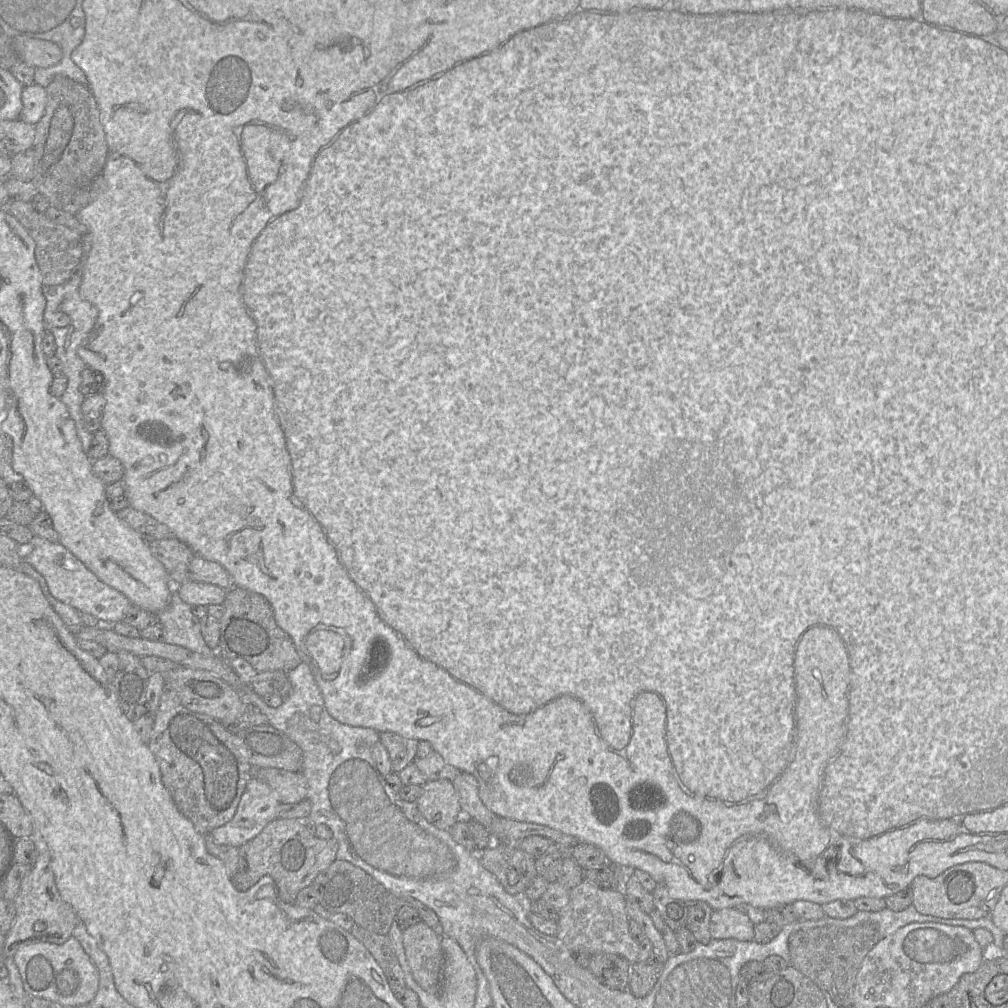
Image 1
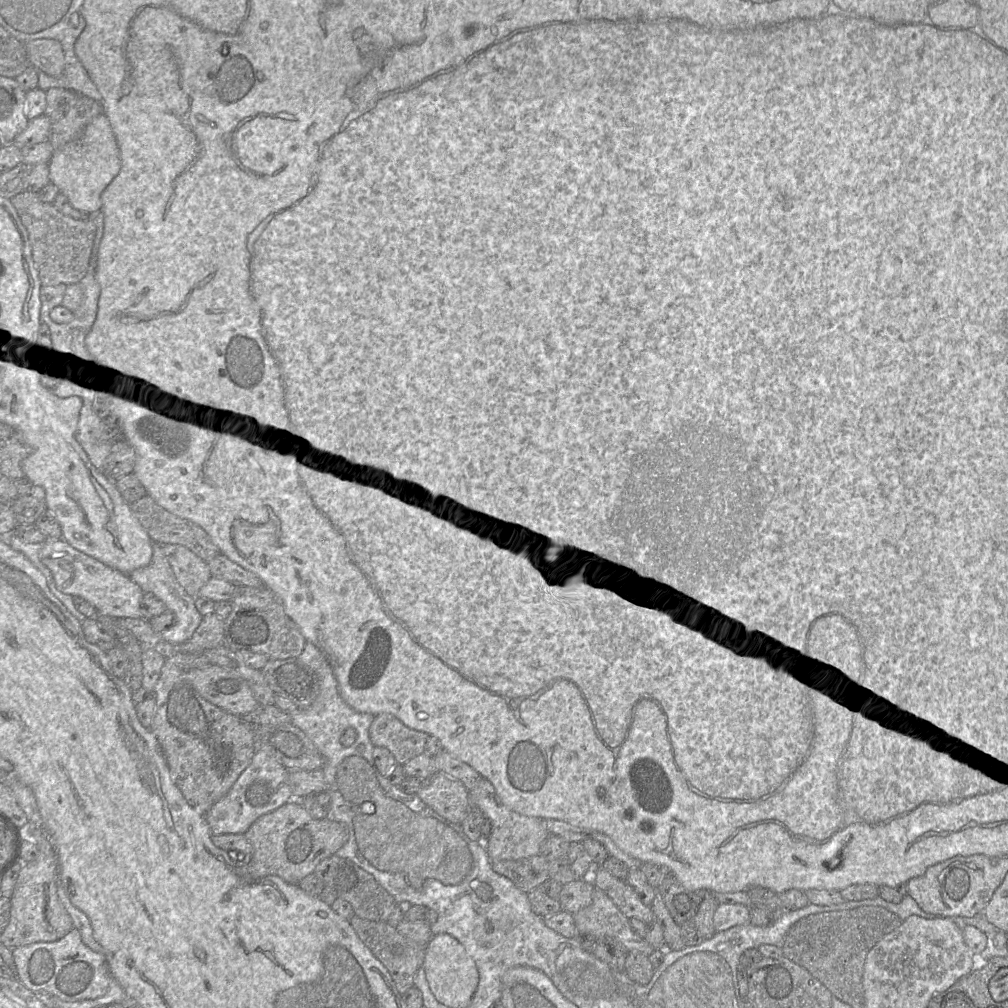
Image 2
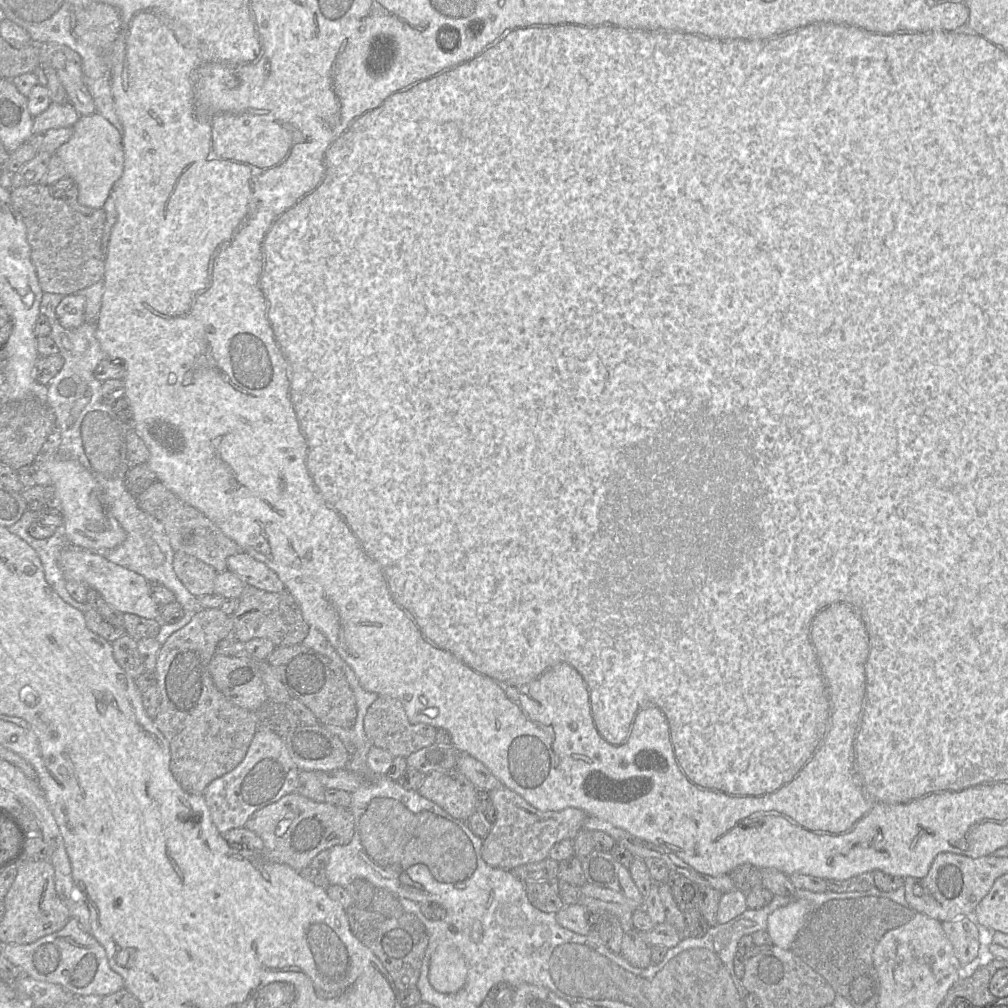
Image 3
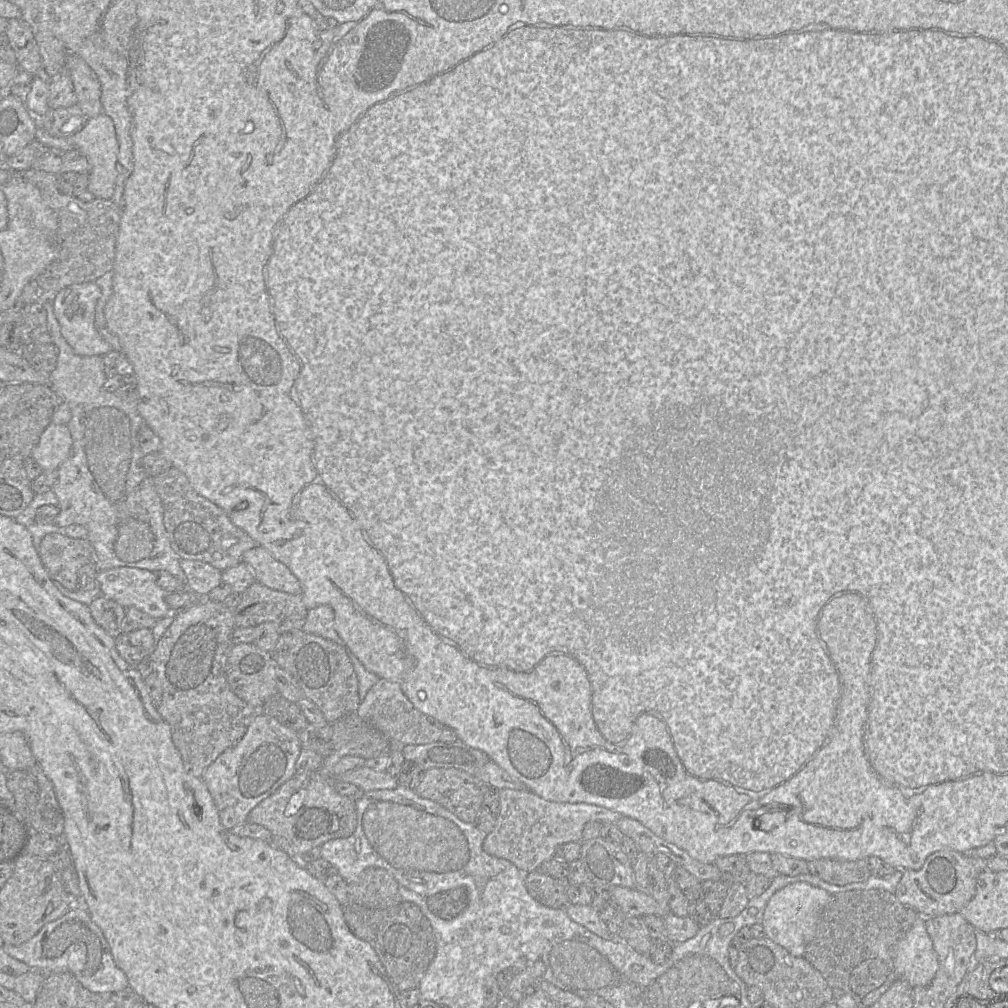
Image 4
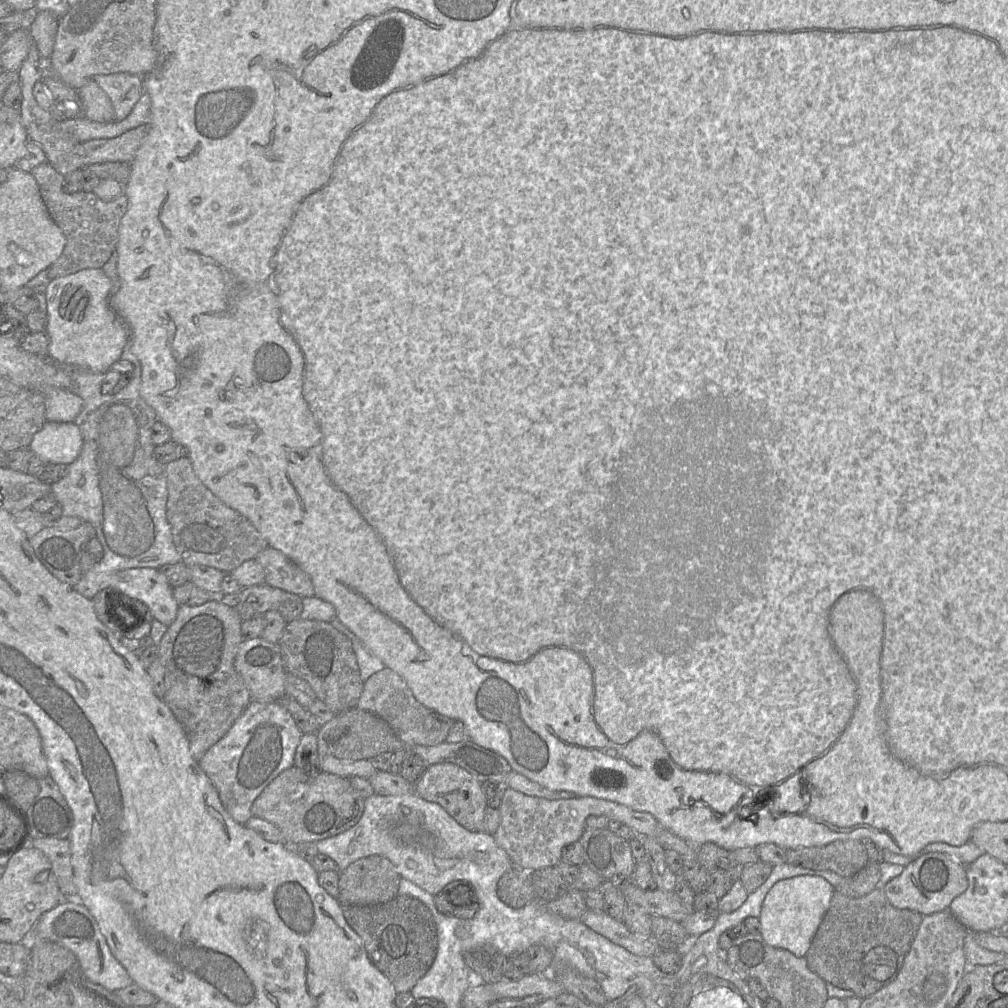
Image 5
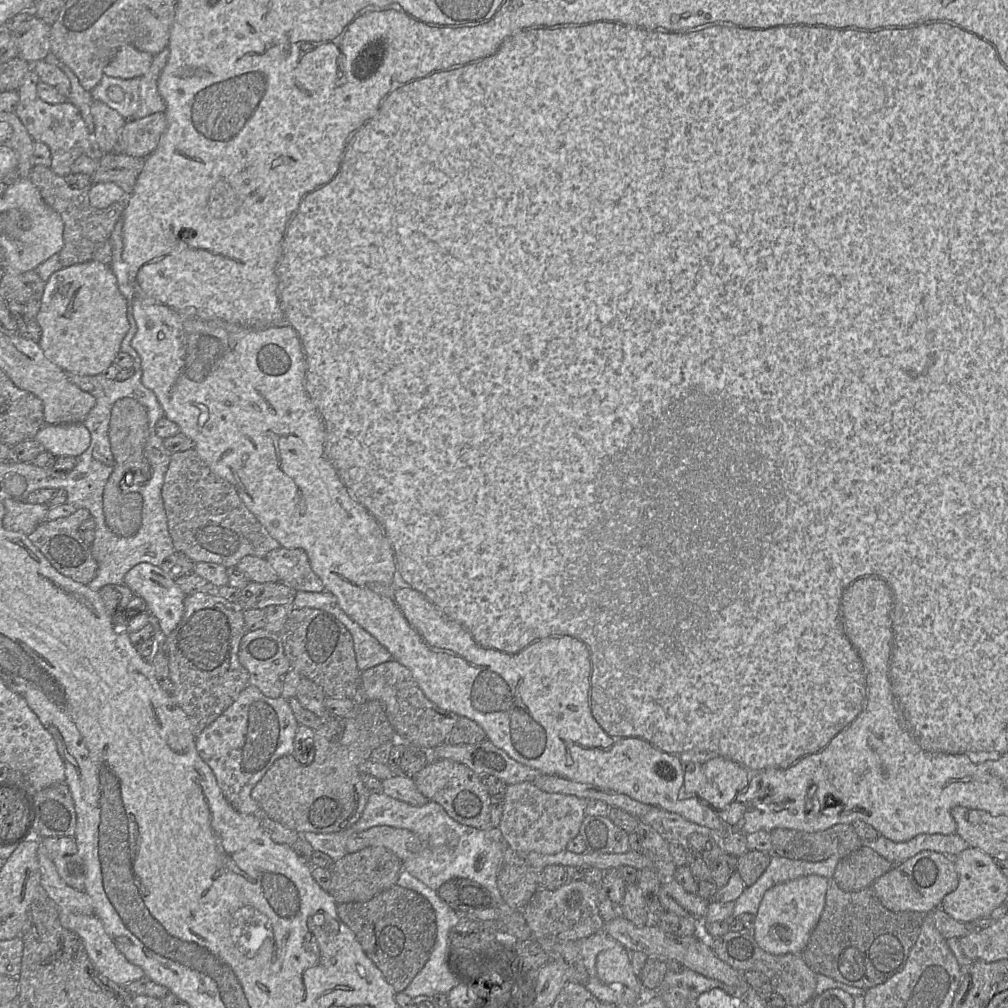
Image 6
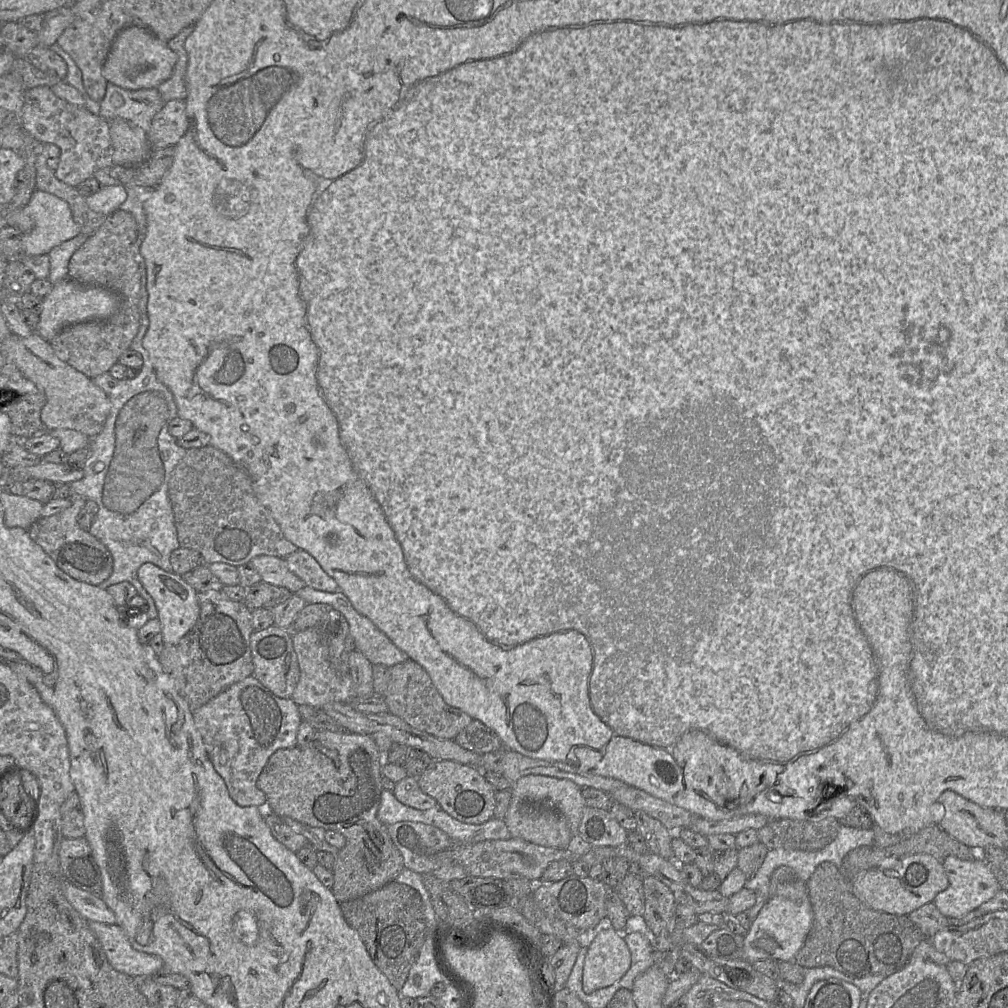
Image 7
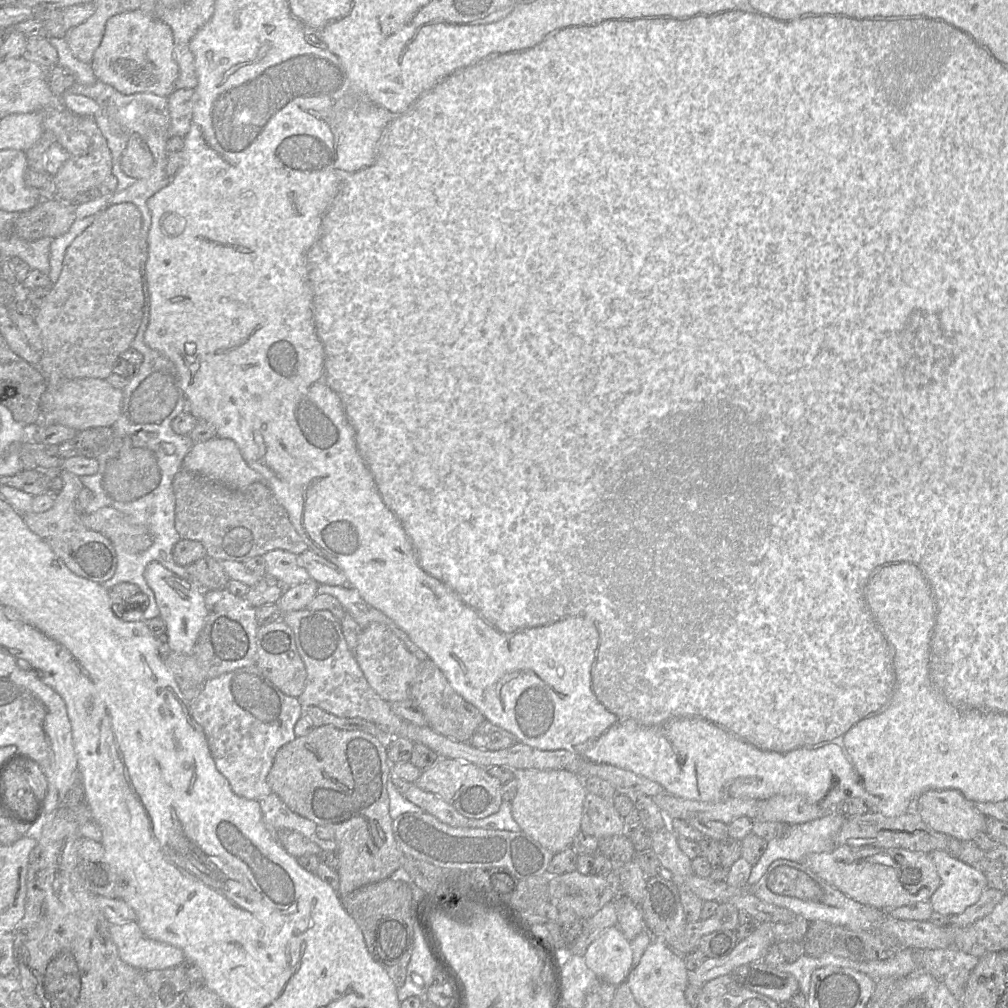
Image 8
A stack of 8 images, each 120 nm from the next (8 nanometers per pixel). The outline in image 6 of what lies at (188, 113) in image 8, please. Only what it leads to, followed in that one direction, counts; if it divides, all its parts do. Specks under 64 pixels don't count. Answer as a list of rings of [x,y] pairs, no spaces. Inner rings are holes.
[[[164,112],[141,119],[127,120],[121,129],[115,150],[111,153],[146,158],[157,148],[166,127]]]

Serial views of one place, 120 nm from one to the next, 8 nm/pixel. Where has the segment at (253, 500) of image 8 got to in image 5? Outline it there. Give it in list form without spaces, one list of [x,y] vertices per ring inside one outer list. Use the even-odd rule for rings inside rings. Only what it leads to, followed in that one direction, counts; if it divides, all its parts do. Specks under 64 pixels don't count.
[[[189,457],[167,464],[166,479],[166,517],[173,543],[185,565],[205,565],[230,573],[269,546],[247,518],[224,504],[198,479]]]

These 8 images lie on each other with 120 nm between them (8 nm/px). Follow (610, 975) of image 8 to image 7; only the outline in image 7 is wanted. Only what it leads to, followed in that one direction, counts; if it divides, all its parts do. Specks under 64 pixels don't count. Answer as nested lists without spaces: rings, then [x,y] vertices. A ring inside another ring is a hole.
[[[607,915],[593,930],[585,931],[591,934],[586,940],[588,941],[588,948],[584,961],[582,984],[585,993],[592,993],[619,981],[630,968],[631,954],[624,935],[609,925]]]

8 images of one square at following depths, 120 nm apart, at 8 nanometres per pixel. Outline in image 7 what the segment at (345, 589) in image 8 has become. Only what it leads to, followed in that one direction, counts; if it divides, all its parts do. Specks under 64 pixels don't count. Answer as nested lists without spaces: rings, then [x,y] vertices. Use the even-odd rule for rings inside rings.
[[[305,586],[292,593],[301,597],[307,604],[325,603],[339,611],[347,620],[354,647],[369,662],[384,666],[395,665],[409,659],[370,619],[360,614],[341,591],[326,592]]]

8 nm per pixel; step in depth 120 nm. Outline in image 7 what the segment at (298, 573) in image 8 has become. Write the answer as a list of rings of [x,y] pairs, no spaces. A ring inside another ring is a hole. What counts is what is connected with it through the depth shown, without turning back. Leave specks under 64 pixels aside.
[[[262,555],[253,558],[249,563],[259,573],[262,582],[284,587],[292,593],[306,586],[303,580],[289,570],[284,558]]]

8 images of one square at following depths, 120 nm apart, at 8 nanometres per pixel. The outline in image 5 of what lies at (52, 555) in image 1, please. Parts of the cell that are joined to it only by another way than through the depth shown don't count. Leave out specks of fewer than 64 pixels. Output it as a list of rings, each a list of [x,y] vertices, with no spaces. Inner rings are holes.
[[[130,568],[111,577],[110,588],[132,600],[143,602],[153,618],[170,626],[177,615],[179,604],[172,587],[156,568]]]

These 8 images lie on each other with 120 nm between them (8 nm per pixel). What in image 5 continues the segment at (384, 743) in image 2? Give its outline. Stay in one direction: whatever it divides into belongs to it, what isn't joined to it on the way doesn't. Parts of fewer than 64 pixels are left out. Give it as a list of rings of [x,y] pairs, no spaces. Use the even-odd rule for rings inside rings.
[[[388,667],[372,674],[364,682],[363,691],[356,707],[371,712],[387,722],[405,747],[436,746],[445,742],[447,734],[455,722],[420,703],[407,682]]]

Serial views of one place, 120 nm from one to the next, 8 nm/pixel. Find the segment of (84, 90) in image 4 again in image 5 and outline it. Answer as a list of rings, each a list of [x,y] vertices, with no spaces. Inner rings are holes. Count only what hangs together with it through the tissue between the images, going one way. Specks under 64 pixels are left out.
[[[89,79],[78,90],[79,98],[88,119],[98,123],[114,121],[114,109],[106,93],[93,79]]]

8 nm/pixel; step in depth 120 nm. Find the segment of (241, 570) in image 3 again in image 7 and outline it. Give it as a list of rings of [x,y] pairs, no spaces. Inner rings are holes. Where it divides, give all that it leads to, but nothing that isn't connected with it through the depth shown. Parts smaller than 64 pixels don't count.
[[[298,548],[284,559],[289,570],[303,580],[306,586],[326,592],[339,591],[336,581],[308,552]]]

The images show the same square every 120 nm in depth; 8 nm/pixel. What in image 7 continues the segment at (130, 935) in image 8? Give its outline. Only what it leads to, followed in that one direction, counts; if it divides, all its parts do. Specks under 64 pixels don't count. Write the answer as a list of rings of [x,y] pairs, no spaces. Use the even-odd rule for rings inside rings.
[[[88,921],[88,926],[115,970],[133,978],[152,977],[162,971],[162,959],[135,950],[124,930],[117,924]]]

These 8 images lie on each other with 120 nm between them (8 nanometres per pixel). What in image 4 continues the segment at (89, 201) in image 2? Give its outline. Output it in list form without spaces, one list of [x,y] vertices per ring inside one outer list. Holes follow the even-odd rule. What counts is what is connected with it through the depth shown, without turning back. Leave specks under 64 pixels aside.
[[[104,113],[95,118],[89,118],[78,133],[68,138],[73,138],[75,149],[79,150],[88,160],[88,191],[95,198],[111,200],[117,178],[116,164],[118,159],[118,142],[111,118]]]

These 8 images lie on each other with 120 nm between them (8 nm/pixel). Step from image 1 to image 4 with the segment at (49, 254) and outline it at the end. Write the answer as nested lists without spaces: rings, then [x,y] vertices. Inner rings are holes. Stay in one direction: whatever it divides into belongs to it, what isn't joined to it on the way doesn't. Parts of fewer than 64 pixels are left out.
[[[33,168],[16,174],[21,174],[24,180],[39,189],[42,199],[58,218],[56,231],[58,256],[34,279],[40,291],[59,292],[71,285],[95,282],[99,277],[113,270],[122,217],[121,206],[112,200],[95,198],[90,202],[83,202],[72,195],[65,195],[59,190],[58,175]]]

